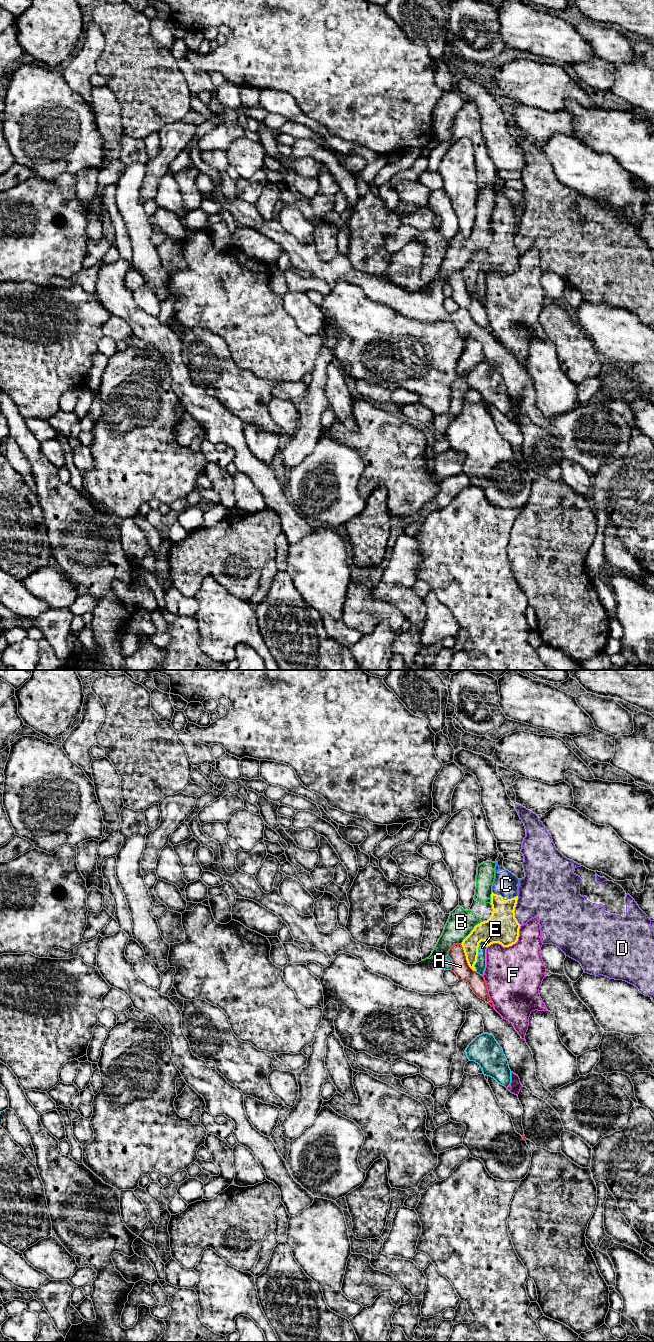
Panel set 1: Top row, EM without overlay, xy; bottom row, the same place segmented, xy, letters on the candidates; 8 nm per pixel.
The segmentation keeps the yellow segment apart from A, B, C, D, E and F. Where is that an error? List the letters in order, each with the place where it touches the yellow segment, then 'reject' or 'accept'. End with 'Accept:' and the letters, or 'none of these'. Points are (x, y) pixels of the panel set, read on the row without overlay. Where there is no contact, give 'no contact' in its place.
A: xy (466, 286) | reject
B: xy (469, 262) | reject
C: xy (505, 228) | accept
D: xy (514, 238) | reject
E: xy (477, 282) | reject
F: xy (509, 273) | reject
Accept: C

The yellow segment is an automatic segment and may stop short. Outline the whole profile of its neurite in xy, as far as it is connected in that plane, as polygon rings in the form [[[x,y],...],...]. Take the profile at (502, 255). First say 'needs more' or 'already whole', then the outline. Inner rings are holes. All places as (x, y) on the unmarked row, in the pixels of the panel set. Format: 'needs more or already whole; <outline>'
needs more; [[[502,181],[496,187],[495,207],[492,214],[491,233],[492,243],[484,250],[476,253],[471,261],[463,268],[462,275],[469,295],[476,299],[474,293],[477,290],[478,275],[481,269],[486,271],[486,275],[493,271],[499,271],[503,275],[509,275],[518,269],[520,252],[515,246],[515,235],[518,228],[519,207],[503,195],[504,185]]]

